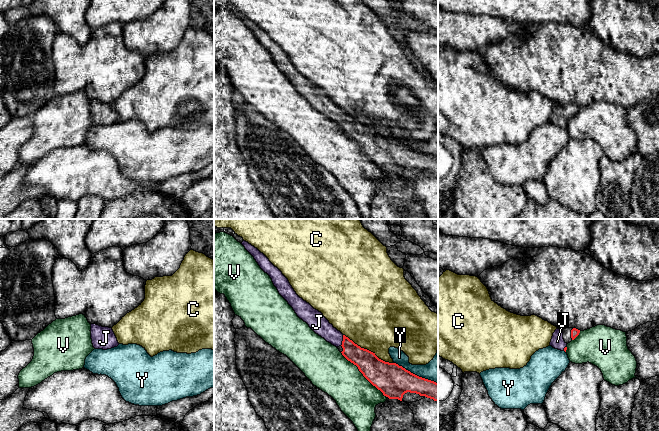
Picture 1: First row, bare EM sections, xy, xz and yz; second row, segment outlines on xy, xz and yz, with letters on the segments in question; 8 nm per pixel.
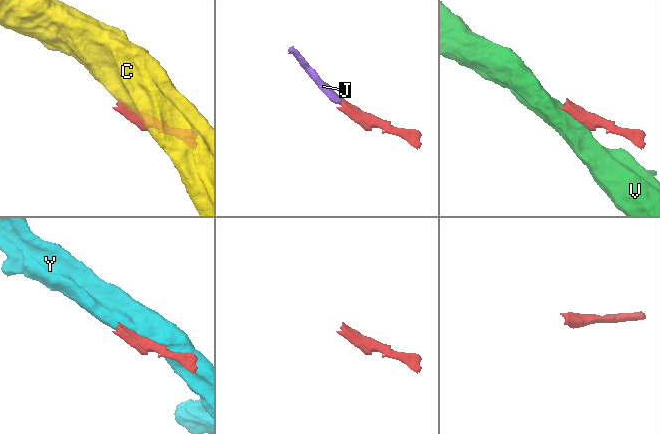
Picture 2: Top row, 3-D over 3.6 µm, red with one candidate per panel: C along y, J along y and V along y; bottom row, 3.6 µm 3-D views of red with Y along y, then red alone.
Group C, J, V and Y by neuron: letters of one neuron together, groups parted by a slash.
C / J / V / Y

